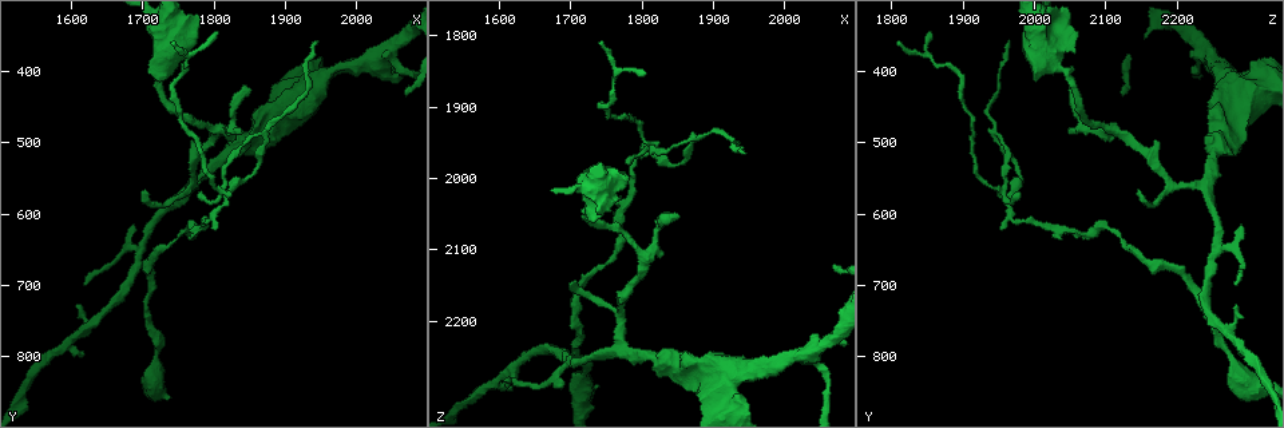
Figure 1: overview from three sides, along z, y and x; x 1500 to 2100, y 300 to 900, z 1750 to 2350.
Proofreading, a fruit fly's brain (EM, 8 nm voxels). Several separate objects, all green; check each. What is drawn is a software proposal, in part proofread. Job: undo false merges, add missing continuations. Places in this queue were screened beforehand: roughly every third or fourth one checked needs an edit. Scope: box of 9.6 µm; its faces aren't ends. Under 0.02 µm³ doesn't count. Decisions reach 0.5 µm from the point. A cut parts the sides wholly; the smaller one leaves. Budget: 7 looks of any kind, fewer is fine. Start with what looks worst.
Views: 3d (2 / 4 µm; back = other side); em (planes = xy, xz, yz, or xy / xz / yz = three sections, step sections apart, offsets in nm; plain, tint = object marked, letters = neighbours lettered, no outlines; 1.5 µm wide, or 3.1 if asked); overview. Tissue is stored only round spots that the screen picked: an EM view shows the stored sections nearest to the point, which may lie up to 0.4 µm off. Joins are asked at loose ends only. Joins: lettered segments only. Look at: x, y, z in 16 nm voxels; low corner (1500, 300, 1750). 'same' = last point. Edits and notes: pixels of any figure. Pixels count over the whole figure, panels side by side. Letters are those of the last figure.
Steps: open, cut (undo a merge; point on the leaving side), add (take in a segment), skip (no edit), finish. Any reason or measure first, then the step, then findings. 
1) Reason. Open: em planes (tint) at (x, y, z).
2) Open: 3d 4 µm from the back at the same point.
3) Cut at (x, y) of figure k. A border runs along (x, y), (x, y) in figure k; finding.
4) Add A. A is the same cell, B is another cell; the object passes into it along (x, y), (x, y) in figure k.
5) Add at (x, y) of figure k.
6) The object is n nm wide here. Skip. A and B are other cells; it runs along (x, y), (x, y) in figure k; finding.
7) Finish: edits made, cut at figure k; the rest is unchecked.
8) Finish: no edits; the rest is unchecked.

Free end. Open: em yz step 4 (tint) at (1805, 345, 1855).

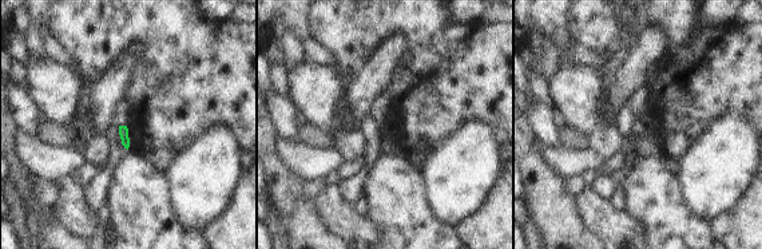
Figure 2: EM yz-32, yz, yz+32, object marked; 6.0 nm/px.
Open: em planes (tint) at the same point.

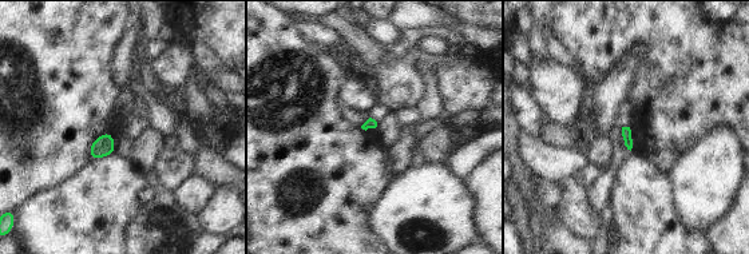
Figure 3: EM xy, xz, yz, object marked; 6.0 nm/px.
Open: em planes (letters) at the same point.

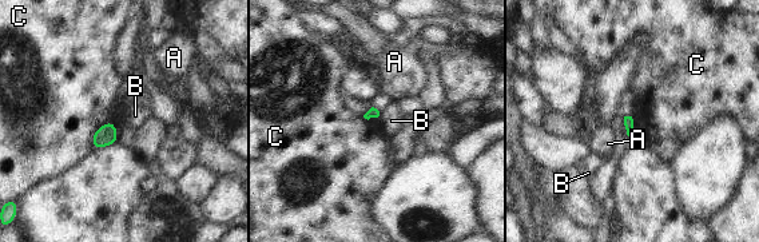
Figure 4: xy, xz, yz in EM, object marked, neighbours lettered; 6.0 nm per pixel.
Skip. A, B and C are other cells; a border runs along (380, 112), (377, 116) in figure 4; none of them fits.

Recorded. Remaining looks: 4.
Branch point. Open: 3d 4 µm at (1700, 645, 2255).

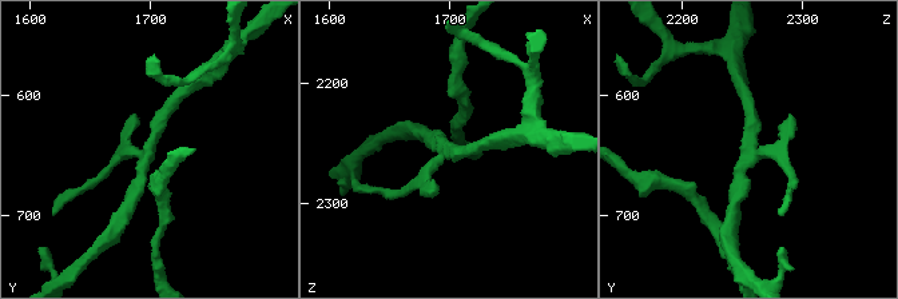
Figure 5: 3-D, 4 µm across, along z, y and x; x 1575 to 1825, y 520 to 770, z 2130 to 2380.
Open: em yz step 8 (tint) at (1700, 644, 2256).

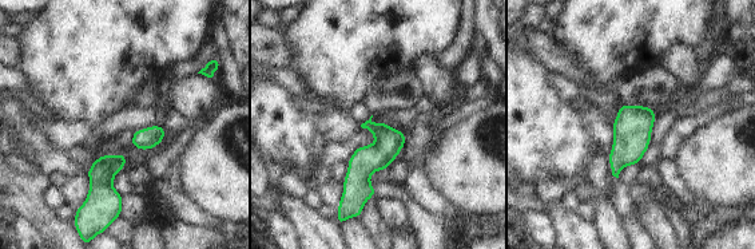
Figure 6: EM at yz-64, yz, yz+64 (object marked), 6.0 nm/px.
Open: em planes (letters) at the same point.

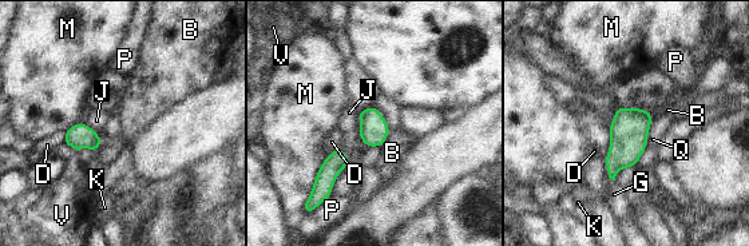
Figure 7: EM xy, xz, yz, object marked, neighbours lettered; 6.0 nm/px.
The longest contact is with Q, 320 nm. Skip. B, D, G, J, K, M, P, Q and V are other cells; a border runs along (357, 112), (359, 138), (367, 146) in figure 7; continuous, no second cell.

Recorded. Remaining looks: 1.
Finish: no edits; the rest is unchecked.

